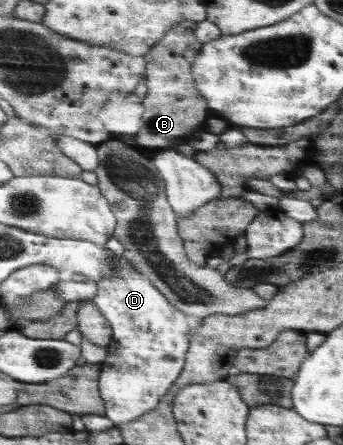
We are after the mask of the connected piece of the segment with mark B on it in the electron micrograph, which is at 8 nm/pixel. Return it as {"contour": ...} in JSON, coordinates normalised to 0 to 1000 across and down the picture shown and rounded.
{"contour":[[[534,47],[487,72],[420,128],[420,173],[431,204],[411,225],[423,254],[411,267],[411,285],[394,303],[399,337],[434,335],[455,344],[496,337],[493,330],[513,330],[539,308],[551,308],[601,276],[606,231],[569,198],[557,175],[557,144],[589,110],[589,99],[566,79],[574,61],[577,52],[569,47]]]}

